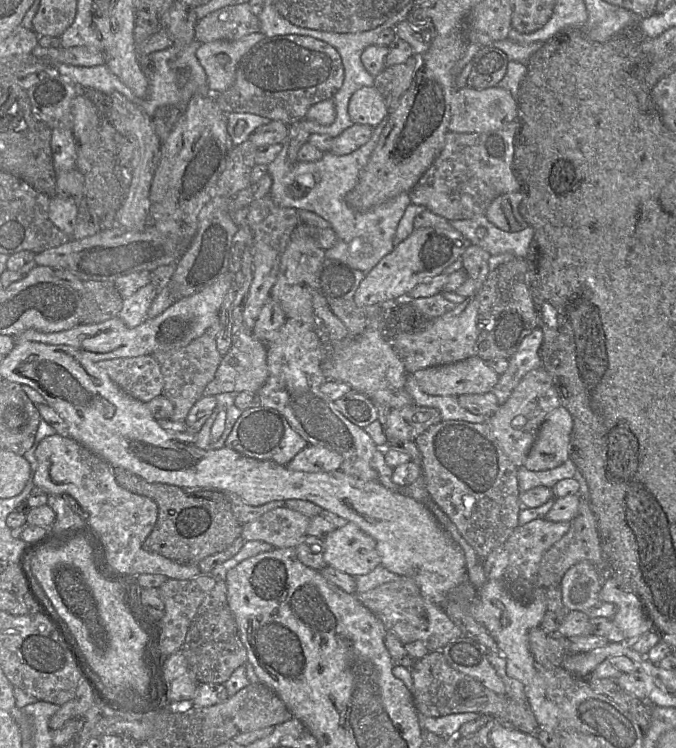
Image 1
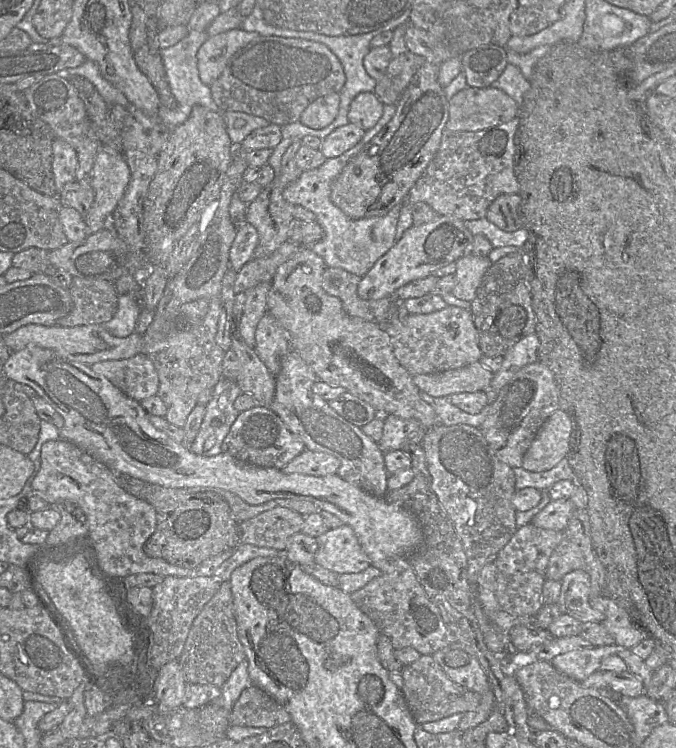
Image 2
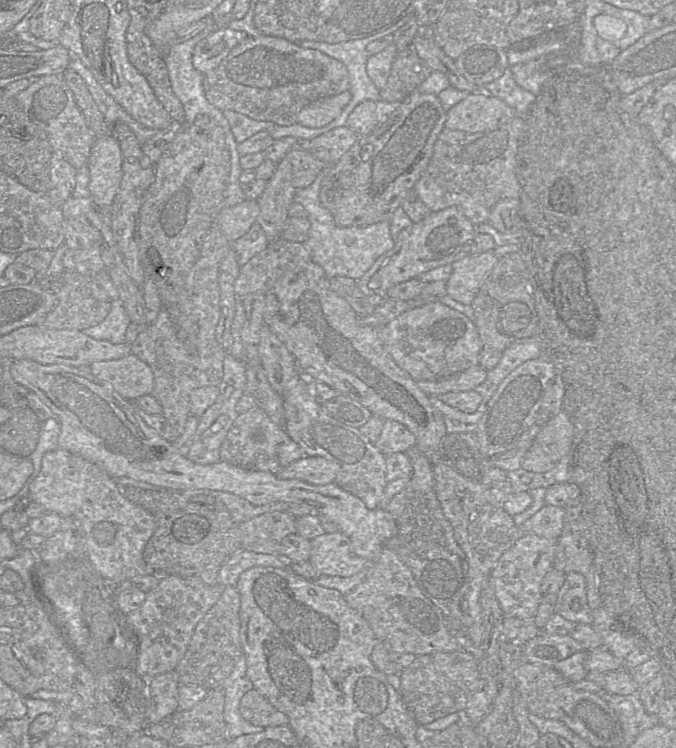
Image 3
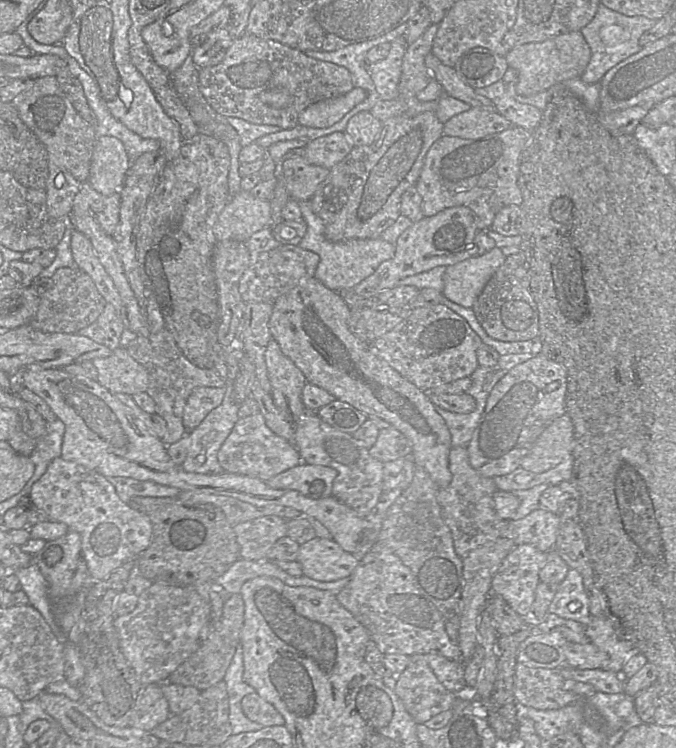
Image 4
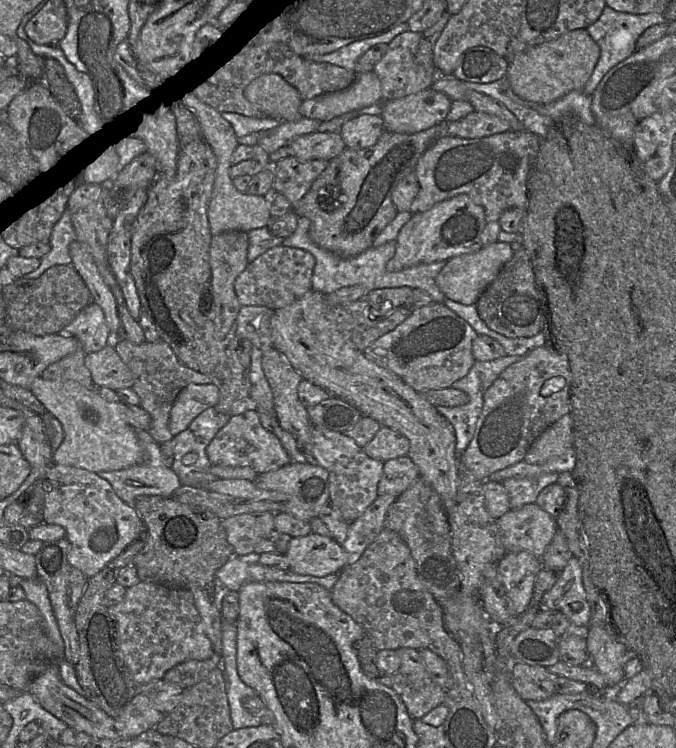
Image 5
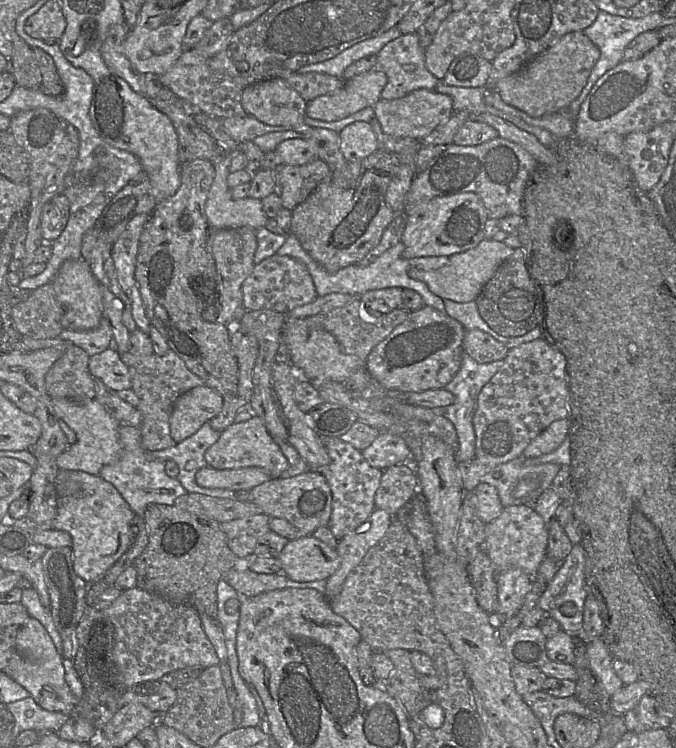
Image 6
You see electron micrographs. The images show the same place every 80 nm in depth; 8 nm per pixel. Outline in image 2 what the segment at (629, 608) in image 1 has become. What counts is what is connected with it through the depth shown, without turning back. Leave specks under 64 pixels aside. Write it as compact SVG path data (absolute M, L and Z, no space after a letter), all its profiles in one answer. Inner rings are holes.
M605 595L591 598L591 606L604 614L602 623L614 637L614 644L633 648L648 636L647 631L636 622L625 607Z

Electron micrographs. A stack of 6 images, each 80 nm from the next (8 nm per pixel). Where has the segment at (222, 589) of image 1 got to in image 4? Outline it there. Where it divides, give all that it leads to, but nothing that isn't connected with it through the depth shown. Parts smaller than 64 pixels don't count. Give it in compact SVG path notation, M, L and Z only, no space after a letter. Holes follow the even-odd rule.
M230 595L224 602L221 618L217 622L209 622L206 636L199 648L183 662L170 676L168 682L183 686L192 686L203 691L222 681L240 643L240 634L244 622L244 602L240 595Z

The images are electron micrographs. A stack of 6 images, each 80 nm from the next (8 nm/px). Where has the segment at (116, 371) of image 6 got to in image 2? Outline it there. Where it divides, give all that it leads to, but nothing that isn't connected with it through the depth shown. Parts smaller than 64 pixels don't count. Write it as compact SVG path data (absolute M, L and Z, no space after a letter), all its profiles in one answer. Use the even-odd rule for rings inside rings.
M142 352L130 358L97 362L90 367L138 402L158 392L158 373L153 362Z

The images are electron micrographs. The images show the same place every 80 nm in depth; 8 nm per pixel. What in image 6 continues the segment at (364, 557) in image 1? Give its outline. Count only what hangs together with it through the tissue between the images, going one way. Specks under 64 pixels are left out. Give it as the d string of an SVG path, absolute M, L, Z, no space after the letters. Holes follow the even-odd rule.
M312 535L290 540L278 559L282 573L296 582L326 581L340 566L336 549Z

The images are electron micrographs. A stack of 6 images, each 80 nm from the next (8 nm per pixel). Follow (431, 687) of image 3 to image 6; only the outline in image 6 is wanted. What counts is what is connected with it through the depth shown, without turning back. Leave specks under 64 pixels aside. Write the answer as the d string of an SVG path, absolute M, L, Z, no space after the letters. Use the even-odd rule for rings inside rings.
M392 649L383 653L391 660L394 669L386 679L386 691L398 700L410 718L419 714L433 701L433 693L424 689L410 660L410 652Z

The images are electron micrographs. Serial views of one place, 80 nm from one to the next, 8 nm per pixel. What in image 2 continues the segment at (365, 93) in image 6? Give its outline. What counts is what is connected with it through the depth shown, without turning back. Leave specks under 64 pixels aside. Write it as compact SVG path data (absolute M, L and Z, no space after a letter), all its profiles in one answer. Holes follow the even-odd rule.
M339 93L318 97L305 108L299 122L312 129L323 129L336 119L339 104Z

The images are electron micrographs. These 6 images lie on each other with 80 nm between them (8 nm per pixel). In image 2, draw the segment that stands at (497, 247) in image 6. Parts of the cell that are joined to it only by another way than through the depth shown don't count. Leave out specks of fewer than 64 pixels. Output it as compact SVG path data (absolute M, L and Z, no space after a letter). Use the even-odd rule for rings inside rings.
M462 256L456 260L456 285L452 294L461 300L473 301L482 279L493 263L488 256Z

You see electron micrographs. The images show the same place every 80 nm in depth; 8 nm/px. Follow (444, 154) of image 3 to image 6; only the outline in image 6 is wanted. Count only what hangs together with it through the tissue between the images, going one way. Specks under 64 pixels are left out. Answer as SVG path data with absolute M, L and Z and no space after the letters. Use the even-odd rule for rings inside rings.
M500 136L474 146L460 146L453 143L434 158L425 170L416 173L405 197L406 209L434 197L473 192L481 199L490 219L499 220L513 214L523 216L524 192L538 166L537 161L522 146Z

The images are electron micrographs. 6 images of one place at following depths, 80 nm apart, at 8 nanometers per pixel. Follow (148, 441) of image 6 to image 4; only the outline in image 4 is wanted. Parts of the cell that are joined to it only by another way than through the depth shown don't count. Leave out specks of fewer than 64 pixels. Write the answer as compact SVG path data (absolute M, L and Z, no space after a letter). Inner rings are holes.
M163 328L149 336L138 336L125 348L128 354L145 367L149 374L146 393L154 400L156 414L166 422L167 435L161 439L167 446L179 441L186 433L183 425L183 413L188 397L197 387L224 388L227 380L226 352L220 343L214 346L215 364L210 369L202 369L192 364L177 346L172 334Z

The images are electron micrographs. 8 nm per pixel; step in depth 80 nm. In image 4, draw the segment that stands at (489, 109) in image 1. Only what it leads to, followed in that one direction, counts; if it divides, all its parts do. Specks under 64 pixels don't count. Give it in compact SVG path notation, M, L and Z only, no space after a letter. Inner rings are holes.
M470 107L445 122L443 134L464 139L478 139L504 131L511 125L511 122L496 110Z

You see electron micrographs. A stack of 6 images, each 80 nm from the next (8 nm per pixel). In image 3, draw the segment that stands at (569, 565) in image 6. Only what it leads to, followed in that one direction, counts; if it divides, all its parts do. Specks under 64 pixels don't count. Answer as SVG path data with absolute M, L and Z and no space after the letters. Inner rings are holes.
M581 573L566 574L564 584L557 593L554 611L571 622L592 624L593 613L588 605L586 579Z

